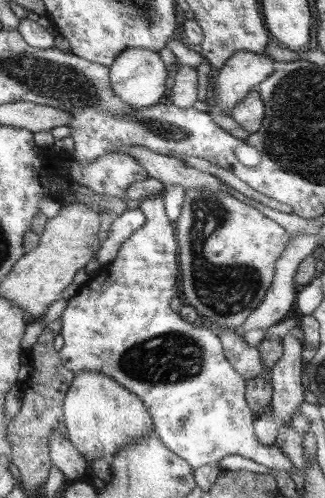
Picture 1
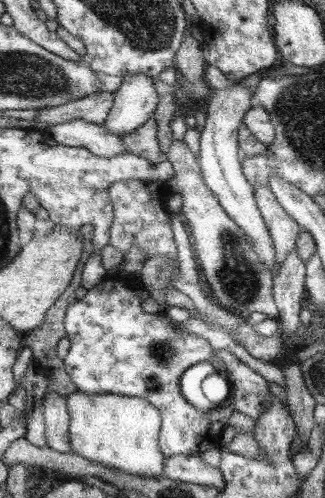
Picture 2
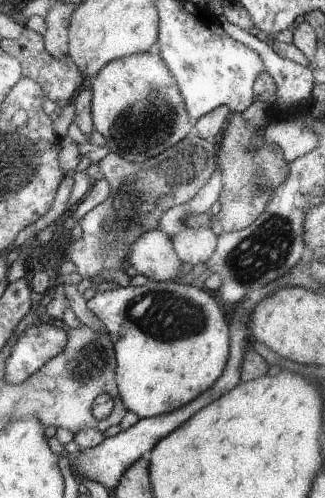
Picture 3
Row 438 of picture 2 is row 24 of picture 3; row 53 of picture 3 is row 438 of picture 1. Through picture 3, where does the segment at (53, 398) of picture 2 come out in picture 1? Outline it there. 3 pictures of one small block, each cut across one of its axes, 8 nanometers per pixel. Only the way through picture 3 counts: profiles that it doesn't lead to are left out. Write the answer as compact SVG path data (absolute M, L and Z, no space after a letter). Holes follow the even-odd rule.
M51 430L49 434L49 456L51 456L51 464L63 472L65 482L67 480L75 482L83 478L87 466L85 456L57 430Z

